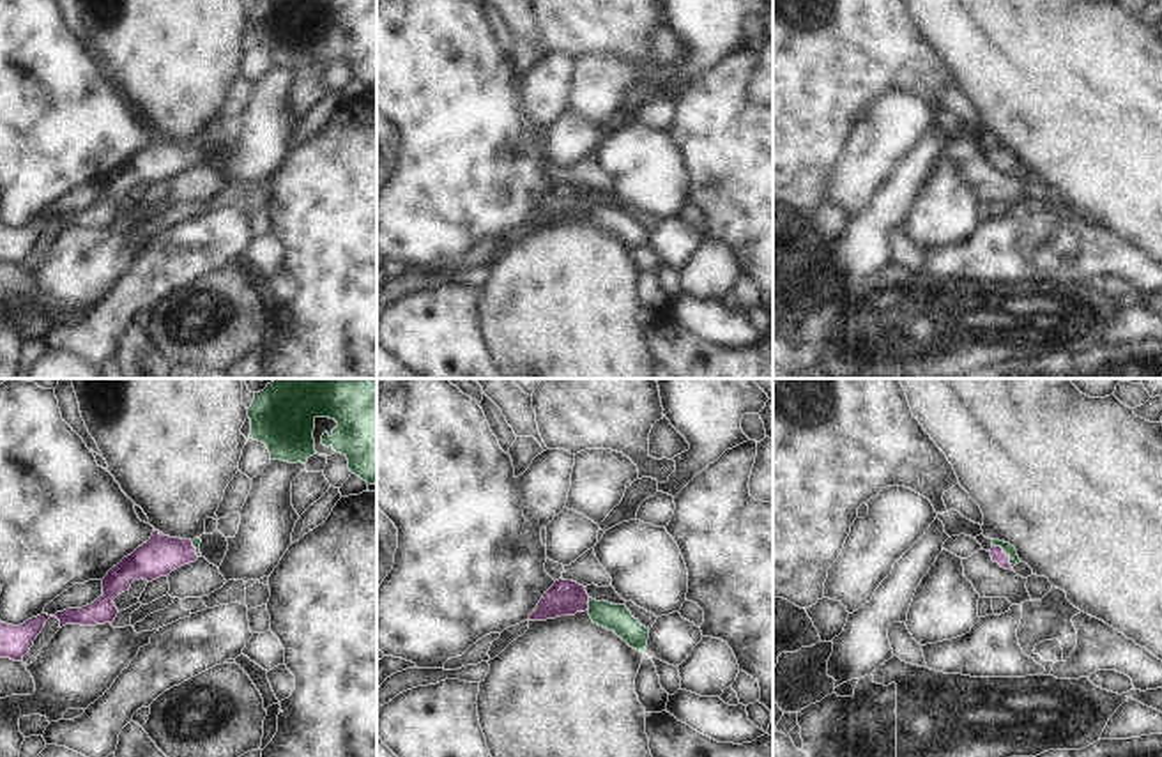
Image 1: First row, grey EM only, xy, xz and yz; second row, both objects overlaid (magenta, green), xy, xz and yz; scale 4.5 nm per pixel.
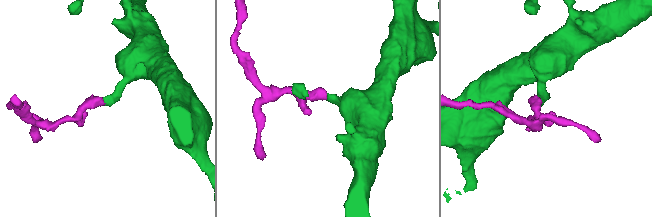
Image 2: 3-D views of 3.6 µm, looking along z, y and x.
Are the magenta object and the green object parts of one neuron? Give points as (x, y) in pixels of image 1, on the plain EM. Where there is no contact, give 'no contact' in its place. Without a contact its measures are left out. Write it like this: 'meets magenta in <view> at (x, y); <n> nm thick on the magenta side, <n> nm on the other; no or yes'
meets magenta in yz at (1005, 158); 70 nm thick on the magenta side, 50 nm on the other; yes

